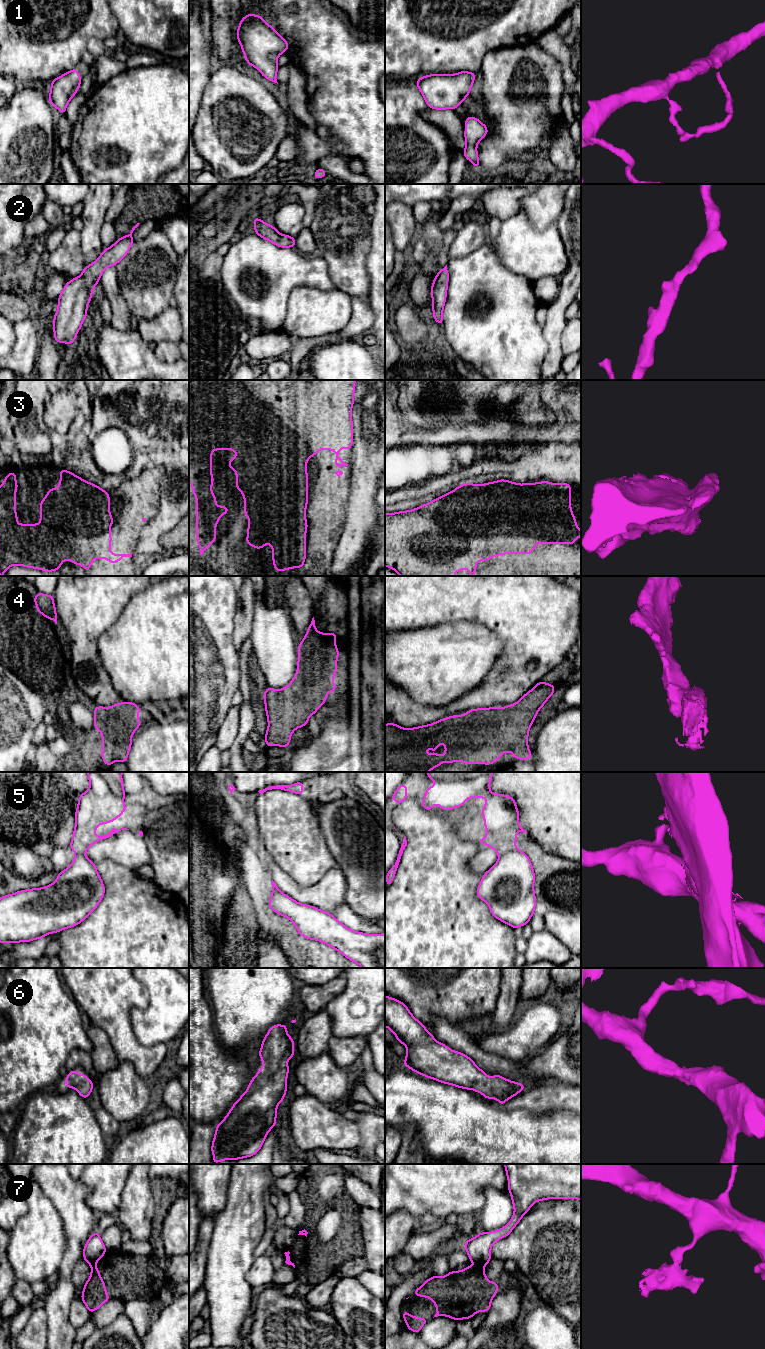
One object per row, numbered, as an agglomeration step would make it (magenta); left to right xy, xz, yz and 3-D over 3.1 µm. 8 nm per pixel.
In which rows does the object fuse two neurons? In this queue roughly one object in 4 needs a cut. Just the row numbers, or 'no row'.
5, 7

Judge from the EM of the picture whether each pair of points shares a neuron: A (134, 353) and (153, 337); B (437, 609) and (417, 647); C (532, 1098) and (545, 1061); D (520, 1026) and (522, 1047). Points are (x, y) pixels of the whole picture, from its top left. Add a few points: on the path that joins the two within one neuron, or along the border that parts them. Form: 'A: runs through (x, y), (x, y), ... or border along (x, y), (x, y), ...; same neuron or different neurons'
A: border along (134, 327), (150, 345); different neurons
B: border along (451, 621), (445, 624), (423, 626), (405, 631); different neurons
C: border along (542, 1081), (527, 1085); different neurons
D: runs through (522, 1031), (522, 1042); same neuron

